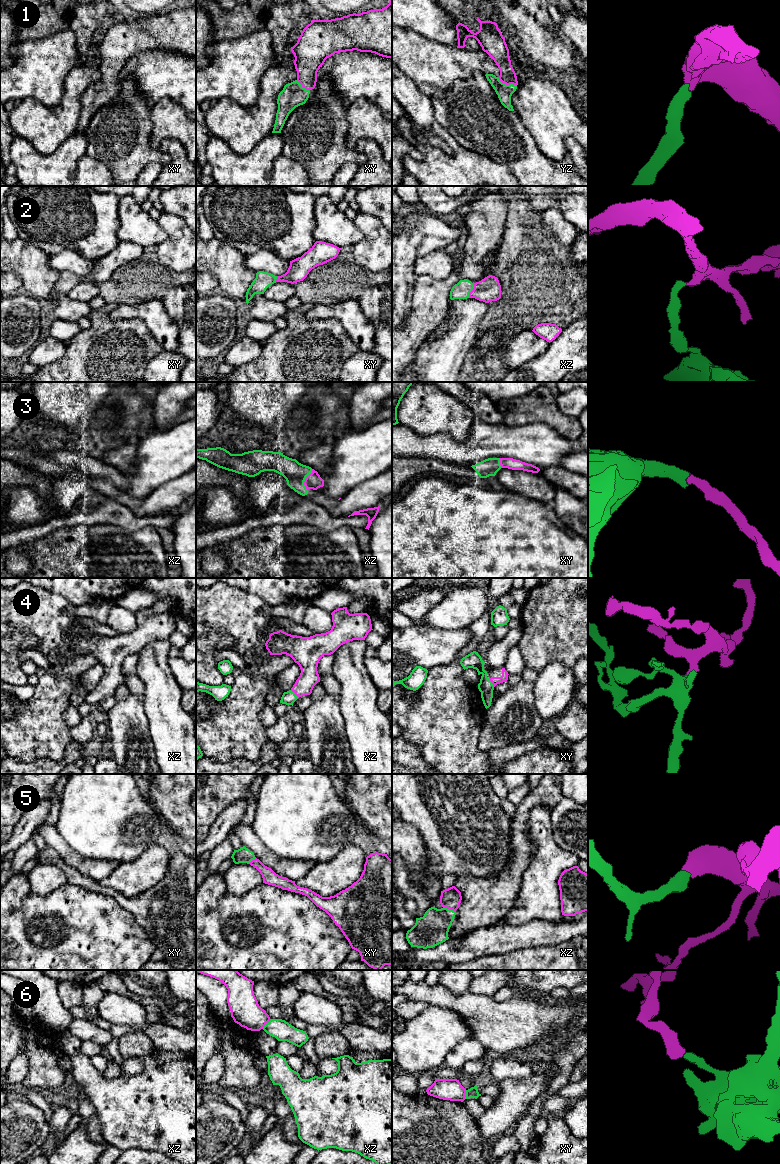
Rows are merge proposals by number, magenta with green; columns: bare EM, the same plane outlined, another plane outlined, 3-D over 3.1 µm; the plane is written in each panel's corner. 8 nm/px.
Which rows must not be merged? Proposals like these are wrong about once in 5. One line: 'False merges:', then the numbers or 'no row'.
False merges: 6

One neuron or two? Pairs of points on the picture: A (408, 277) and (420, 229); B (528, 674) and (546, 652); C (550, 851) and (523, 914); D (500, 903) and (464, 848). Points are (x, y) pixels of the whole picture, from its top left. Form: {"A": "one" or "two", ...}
{"A": "one", "B": "two", "C": "one", "D": "two"}

